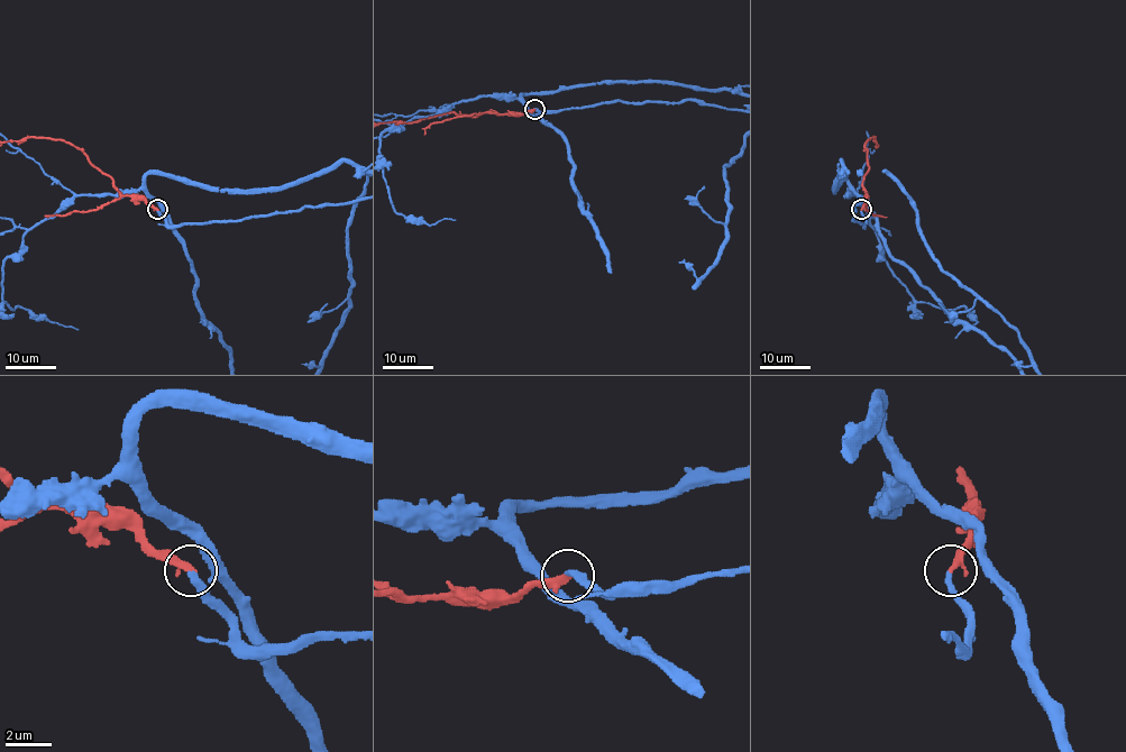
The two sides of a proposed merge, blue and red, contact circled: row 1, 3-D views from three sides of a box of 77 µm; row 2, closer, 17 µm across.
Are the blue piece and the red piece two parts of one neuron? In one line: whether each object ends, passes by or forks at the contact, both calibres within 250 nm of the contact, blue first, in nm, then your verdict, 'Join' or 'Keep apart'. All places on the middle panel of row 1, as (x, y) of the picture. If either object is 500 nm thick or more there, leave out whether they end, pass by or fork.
At the ring blue ends. At the ring red ends. Thickness 320 nm (blue) against 320 nm. Join

